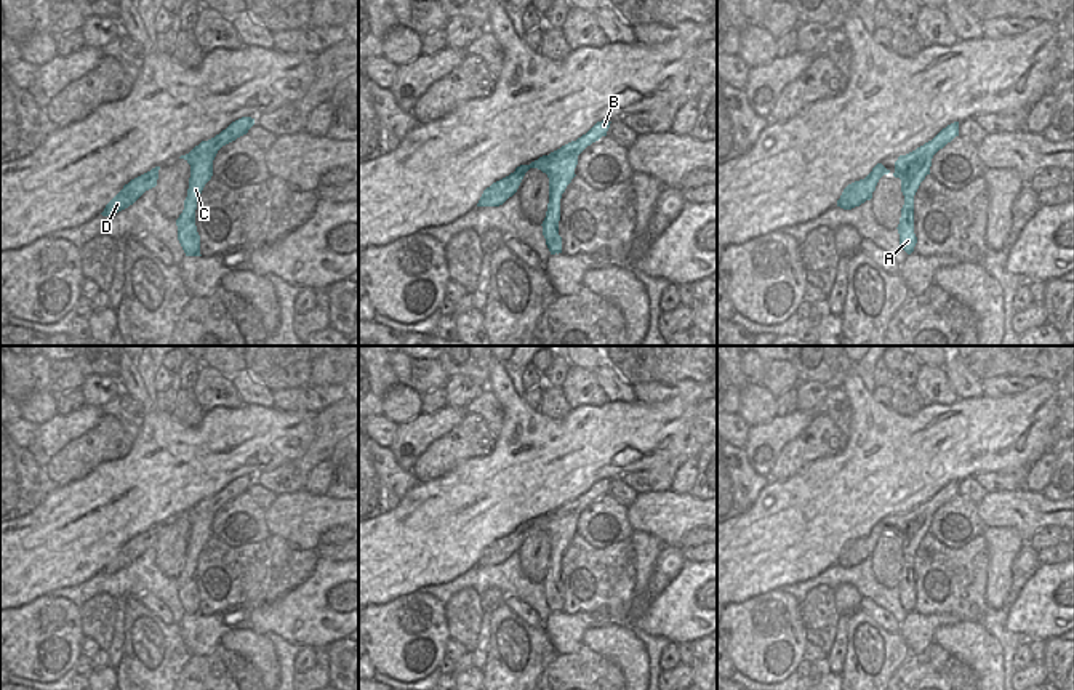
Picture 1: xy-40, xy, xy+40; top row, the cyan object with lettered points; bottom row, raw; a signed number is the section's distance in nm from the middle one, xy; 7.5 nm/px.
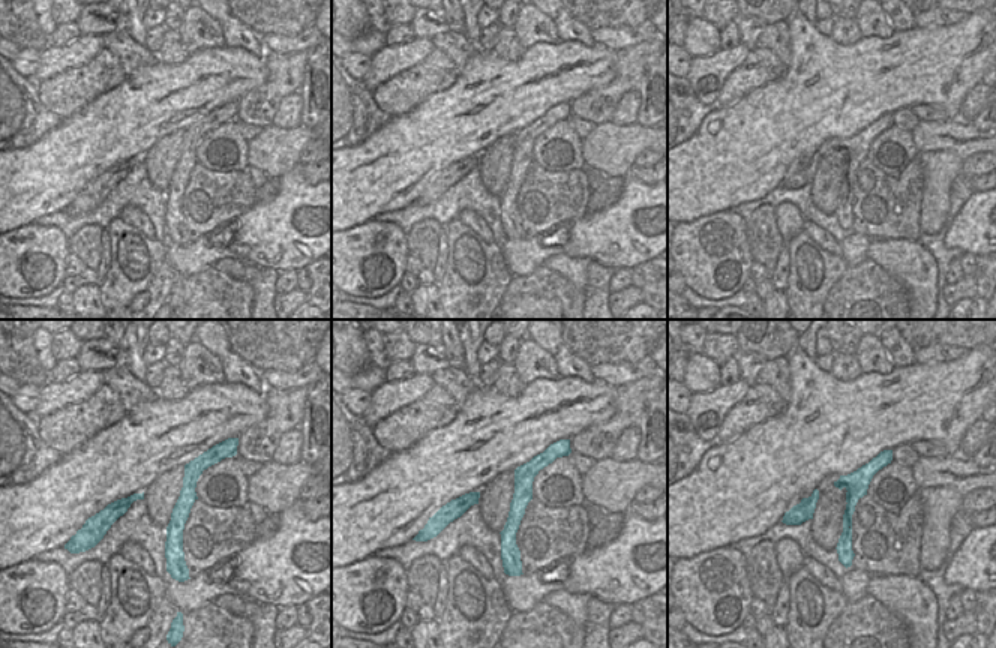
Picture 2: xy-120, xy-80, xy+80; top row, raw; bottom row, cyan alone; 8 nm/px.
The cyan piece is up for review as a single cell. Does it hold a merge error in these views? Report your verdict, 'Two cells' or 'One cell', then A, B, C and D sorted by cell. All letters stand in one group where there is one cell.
Two cells. Groups: A D / B C.

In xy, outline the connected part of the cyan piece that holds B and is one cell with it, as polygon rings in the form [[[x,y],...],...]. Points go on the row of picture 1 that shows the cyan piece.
[[[608,120],[597,122],[594,128],[591,128],[586,134],[576,139],[576,150],[573,155],[579,155],[587,146],[599,141],[602,136],[607,136],[607,131],[610,128]]]

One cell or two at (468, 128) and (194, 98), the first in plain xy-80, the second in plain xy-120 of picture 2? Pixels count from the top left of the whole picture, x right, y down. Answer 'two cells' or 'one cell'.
one cell

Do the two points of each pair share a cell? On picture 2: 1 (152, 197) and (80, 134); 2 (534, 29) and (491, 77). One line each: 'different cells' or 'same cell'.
1: different cells
2: different cells

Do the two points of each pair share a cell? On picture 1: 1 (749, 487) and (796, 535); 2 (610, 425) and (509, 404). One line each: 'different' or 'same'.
1: different
2: same

